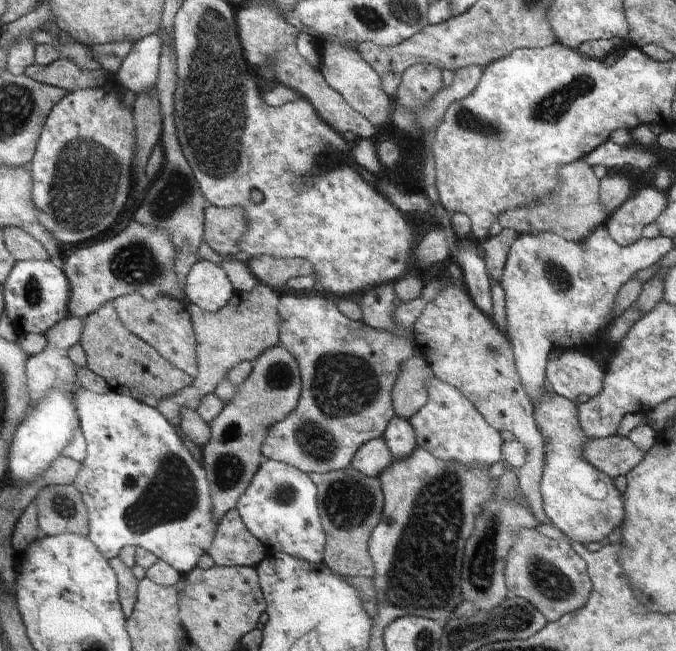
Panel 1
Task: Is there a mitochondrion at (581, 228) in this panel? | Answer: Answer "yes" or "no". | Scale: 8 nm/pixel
no

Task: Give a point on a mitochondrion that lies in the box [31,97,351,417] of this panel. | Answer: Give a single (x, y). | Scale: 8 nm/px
(84, 189)

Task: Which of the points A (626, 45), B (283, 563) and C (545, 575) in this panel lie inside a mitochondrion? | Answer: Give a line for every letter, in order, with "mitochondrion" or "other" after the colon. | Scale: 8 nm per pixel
A: other
B: other
C: mitochondrion

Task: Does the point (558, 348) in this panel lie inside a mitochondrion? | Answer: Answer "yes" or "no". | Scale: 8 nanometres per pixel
no

